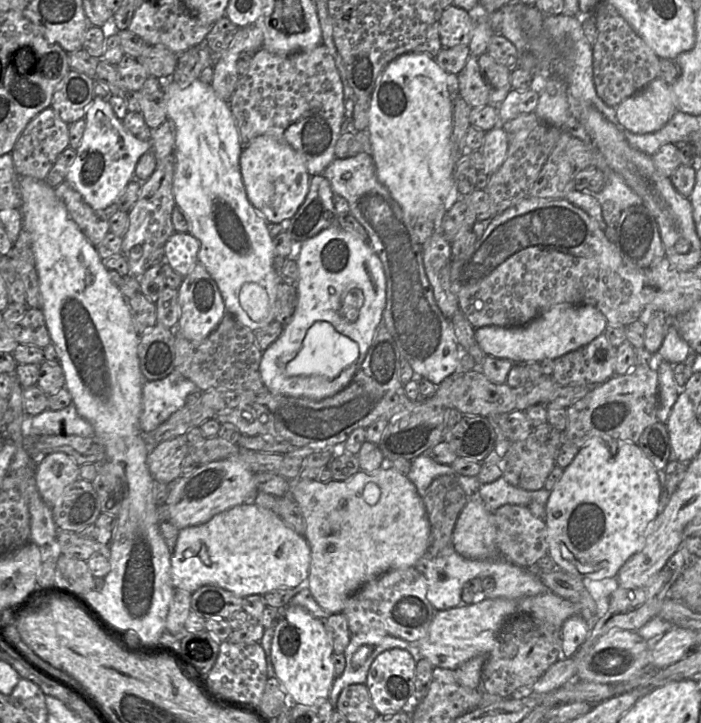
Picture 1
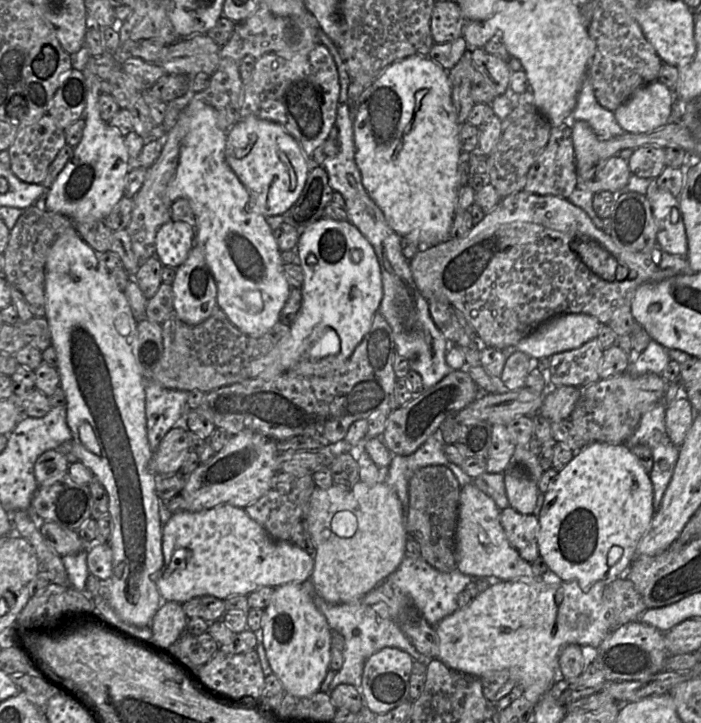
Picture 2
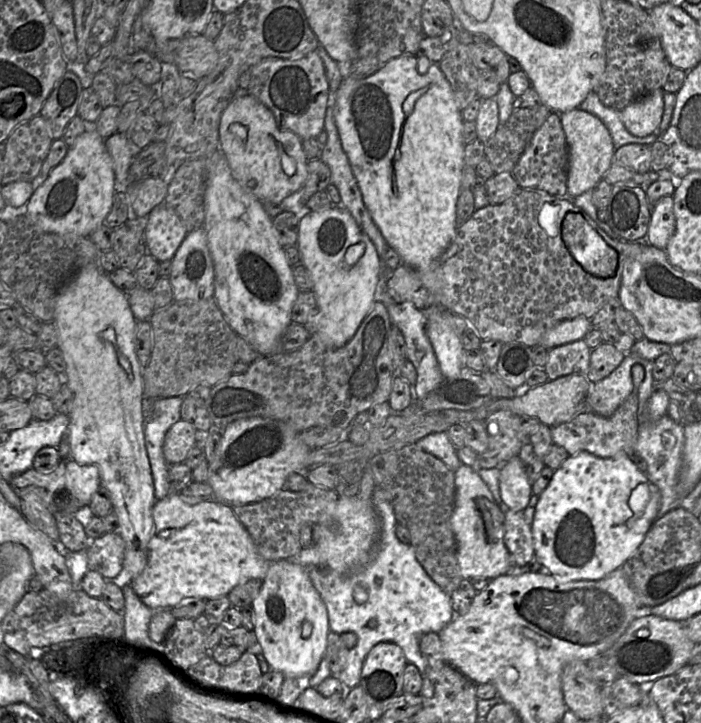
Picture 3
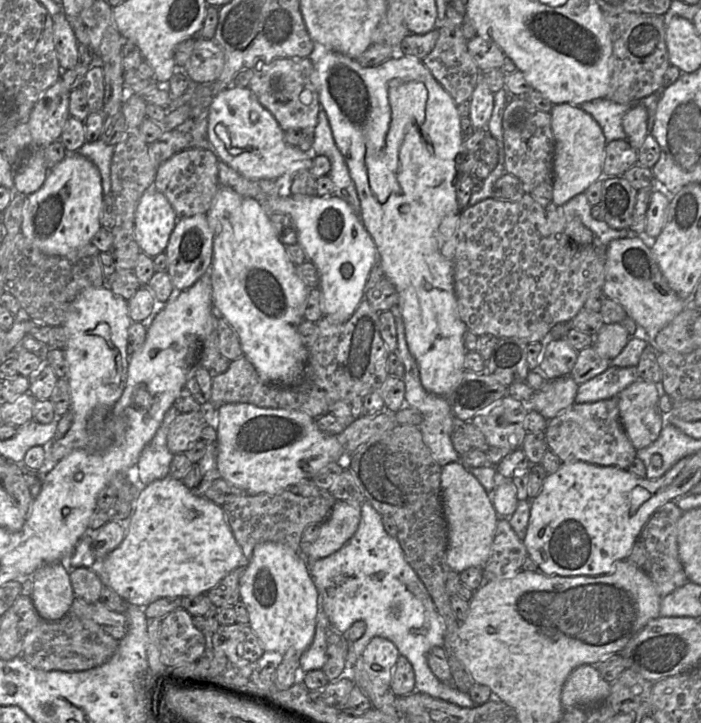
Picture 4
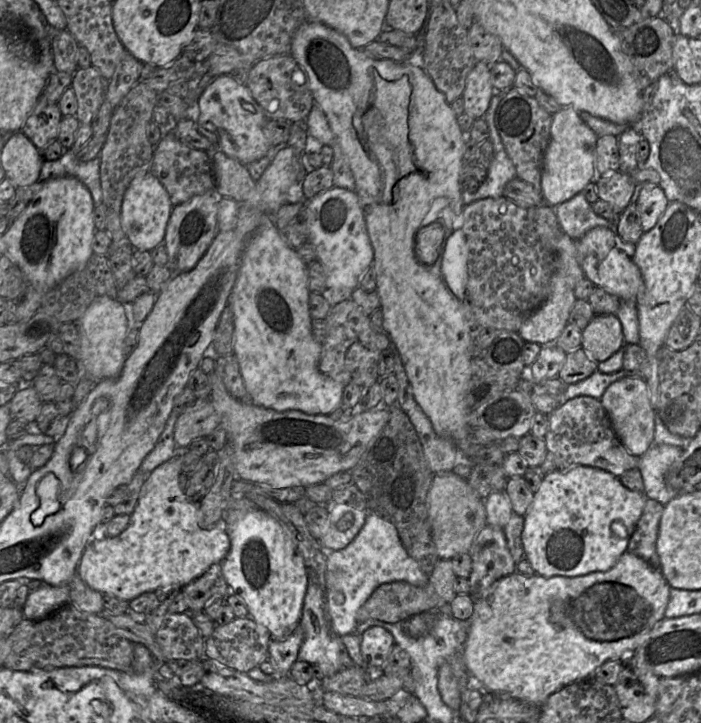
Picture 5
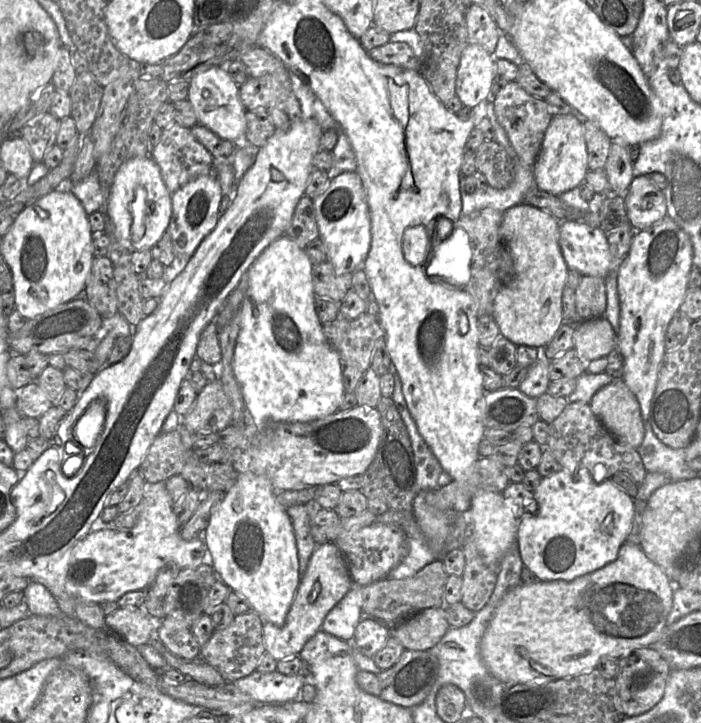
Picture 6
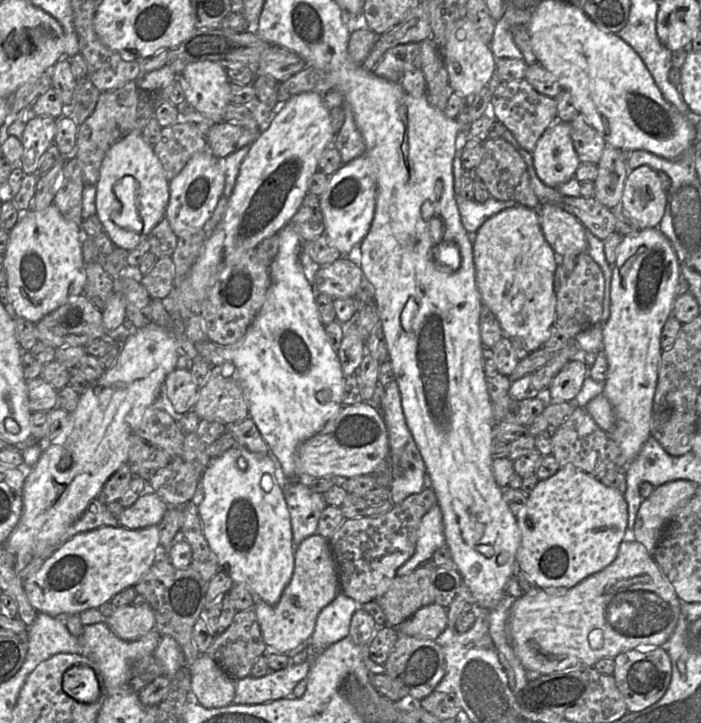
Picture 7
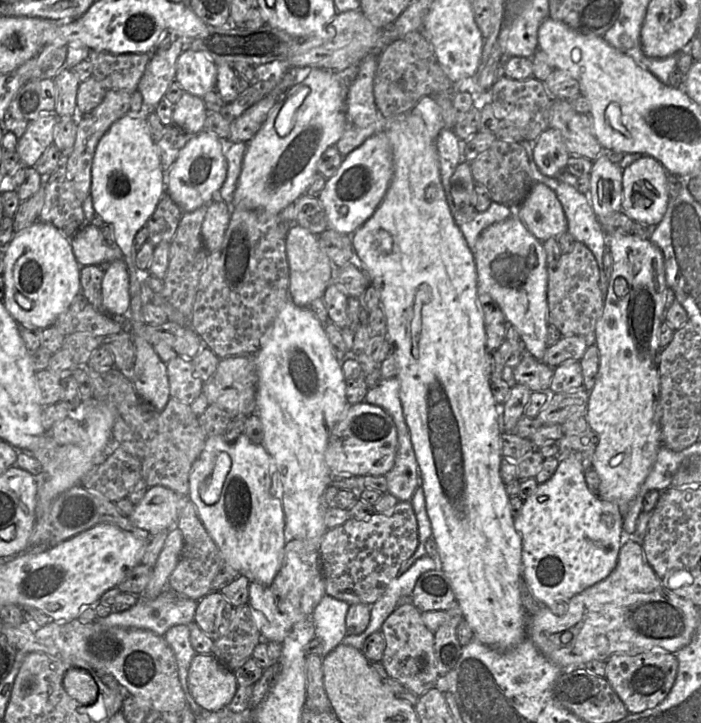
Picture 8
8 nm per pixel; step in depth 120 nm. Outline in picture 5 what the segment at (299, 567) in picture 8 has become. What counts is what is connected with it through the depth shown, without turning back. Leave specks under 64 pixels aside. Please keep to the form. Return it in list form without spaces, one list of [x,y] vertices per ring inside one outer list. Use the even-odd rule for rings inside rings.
[[[300,622],[284,640],[270,640],[268,654],[277,671],[277,676],[288,675],[292,665],[298,660],[303,640],[304,632]]]

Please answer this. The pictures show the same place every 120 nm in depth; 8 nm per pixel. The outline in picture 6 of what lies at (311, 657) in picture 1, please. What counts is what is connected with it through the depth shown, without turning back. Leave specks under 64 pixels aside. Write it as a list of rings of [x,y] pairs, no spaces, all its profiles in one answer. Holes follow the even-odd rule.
[[[252,471],[239,473],[235,484],[213,509],[209,524],[203,533],[208,559],[217,576],[232,591],[245,597],[251,610],[264,622],[282,626],[300,583],[299,560],[291,519],[276,497],[271,480]]]

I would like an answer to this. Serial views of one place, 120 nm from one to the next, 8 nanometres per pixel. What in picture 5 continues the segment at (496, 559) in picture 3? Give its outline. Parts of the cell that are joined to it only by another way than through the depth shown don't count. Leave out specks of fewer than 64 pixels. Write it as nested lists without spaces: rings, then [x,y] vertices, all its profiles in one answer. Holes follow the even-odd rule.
[[[453,471],[436,473],[427,496],[428,517],[432,539],[439,560],[451,560],[458,554],[468,554],[477,534],[486,522],[485,500]]]

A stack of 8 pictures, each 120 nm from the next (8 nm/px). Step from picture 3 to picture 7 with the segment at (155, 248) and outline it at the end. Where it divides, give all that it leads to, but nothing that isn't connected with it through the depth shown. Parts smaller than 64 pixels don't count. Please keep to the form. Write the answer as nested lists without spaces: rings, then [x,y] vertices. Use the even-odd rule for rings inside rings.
[[[131,131],[110,148],[103,159],[96,188],[96,214],[115,247],[135,249],[165,217],[170,180],[142,131]]]

